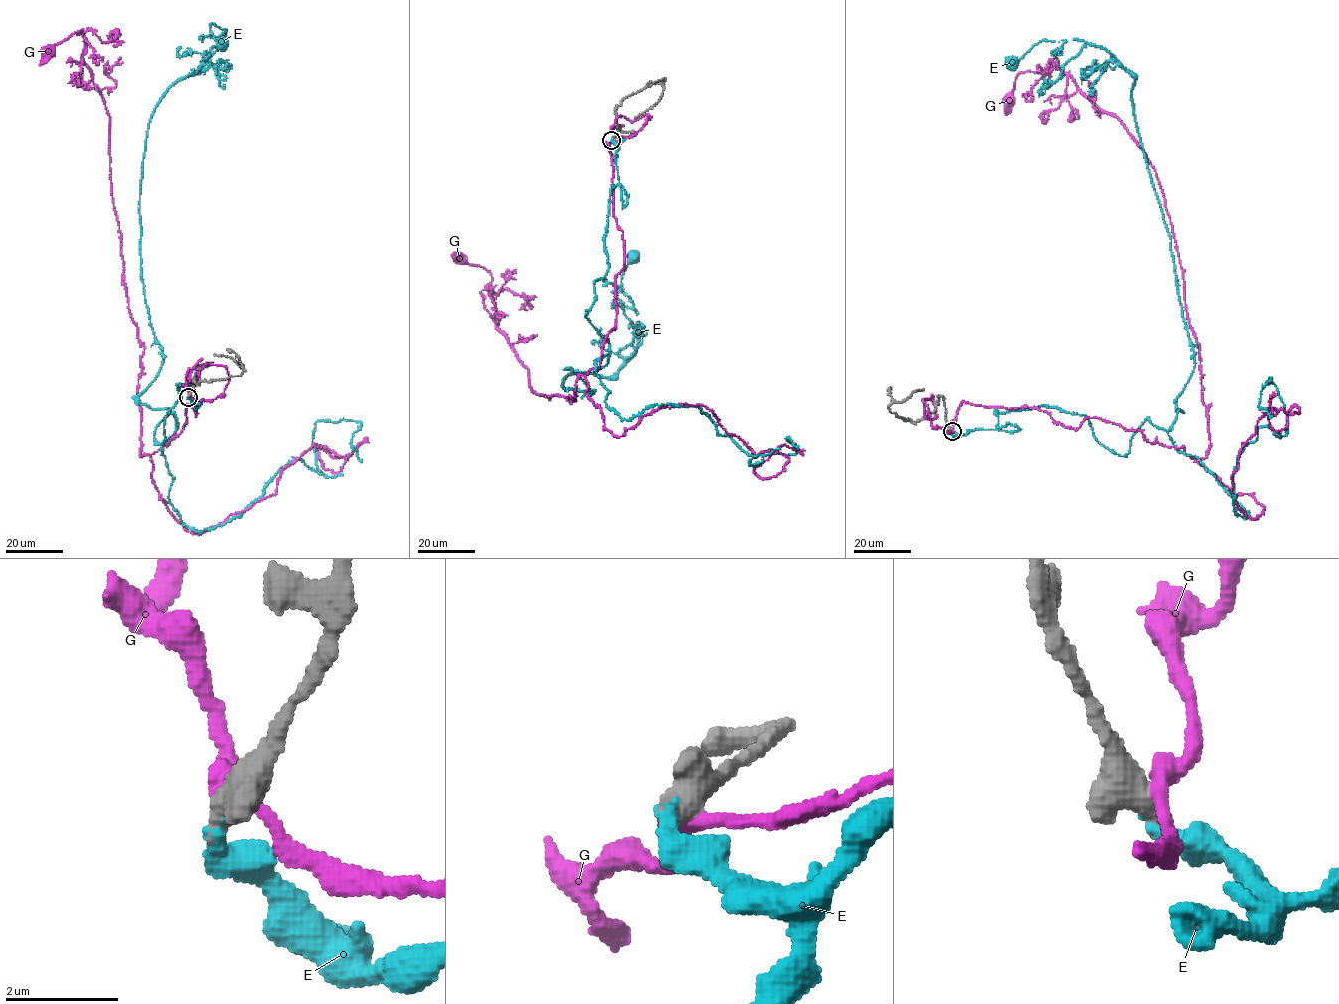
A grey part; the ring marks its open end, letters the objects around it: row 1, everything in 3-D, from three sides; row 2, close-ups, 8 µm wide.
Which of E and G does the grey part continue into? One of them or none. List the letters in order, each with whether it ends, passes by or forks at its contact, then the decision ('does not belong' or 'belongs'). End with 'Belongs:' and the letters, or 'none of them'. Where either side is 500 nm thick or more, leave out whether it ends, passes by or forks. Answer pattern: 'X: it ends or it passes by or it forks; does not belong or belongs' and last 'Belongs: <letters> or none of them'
E: belongs
G: does not belong
Belongs: E

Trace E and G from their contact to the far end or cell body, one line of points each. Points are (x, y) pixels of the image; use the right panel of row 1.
E: (951, 431), (1052, 406), (1123, 455), (1146, 419), (1182, 412), (1194, 365), (1133, 77), (1076, 40), (1012, 62)
G: (951, 429), (968, 402), (1209, 448), (1143, 149), (1055, 66), (1007, 100)

